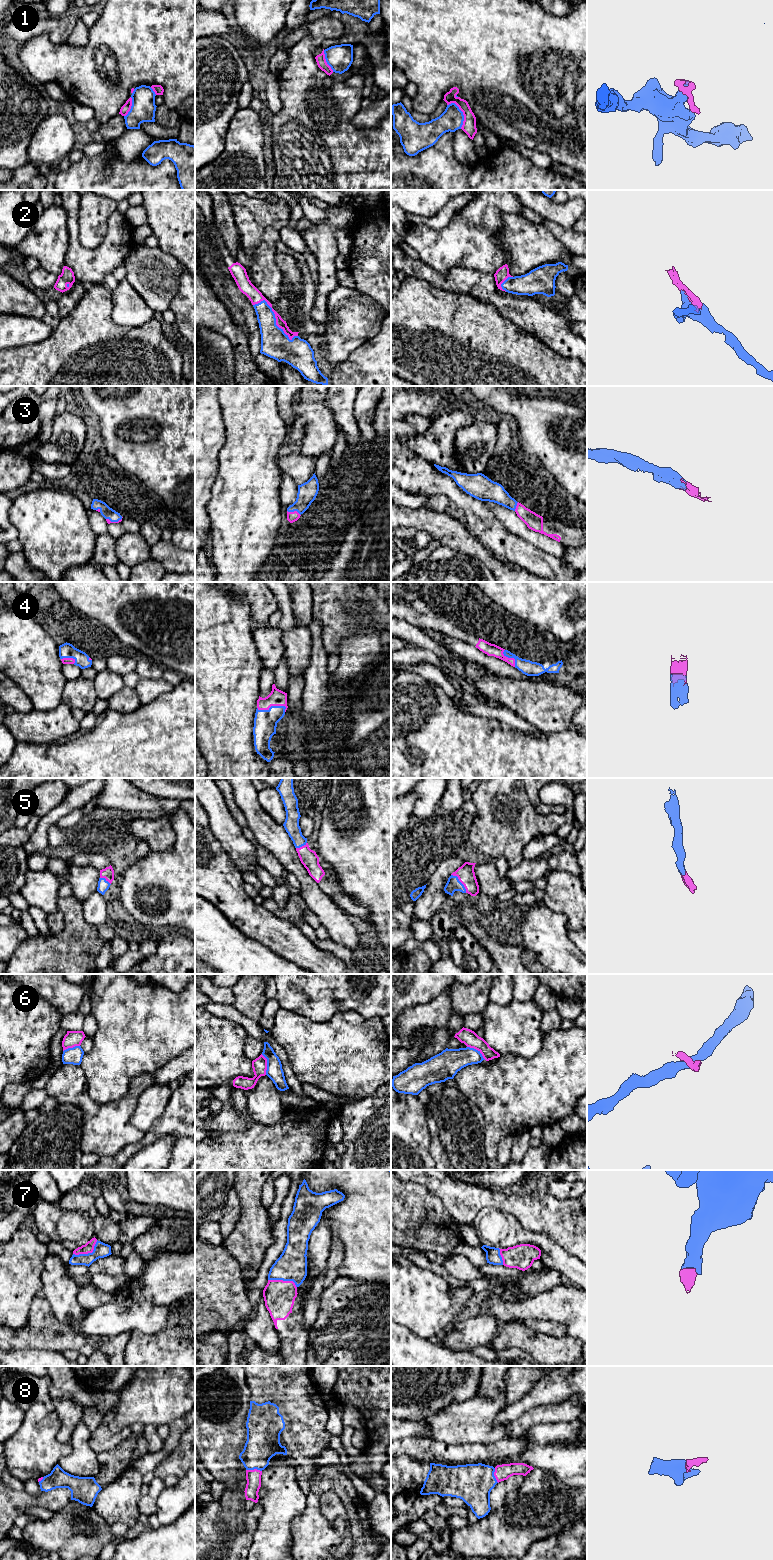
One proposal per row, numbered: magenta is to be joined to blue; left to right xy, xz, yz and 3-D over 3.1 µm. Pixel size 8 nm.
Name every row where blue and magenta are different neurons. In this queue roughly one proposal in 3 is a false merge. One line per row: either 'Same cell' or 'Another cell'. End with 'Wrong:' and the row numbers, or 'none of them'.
1: Another cell
2: Same cell
3: Same cell
4: Same cell
5: Same cell
6: Another cell
7: Same cell
8: Same cell
Wrong: 1, 6

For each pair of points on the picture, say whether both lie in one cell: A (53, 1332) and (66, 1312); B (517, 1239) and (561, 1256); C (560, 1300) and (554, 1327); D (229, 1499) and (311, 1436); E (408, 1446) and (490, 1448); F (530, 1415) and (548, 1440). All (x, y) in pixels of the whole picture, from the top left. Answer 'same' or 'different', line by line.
A: different
B: same
C: different
D: same
E: same
F: different

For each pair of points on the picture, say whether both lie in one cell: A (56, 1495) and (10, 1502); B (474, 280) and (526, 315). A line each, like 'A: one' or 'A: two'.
A: one
B: one

